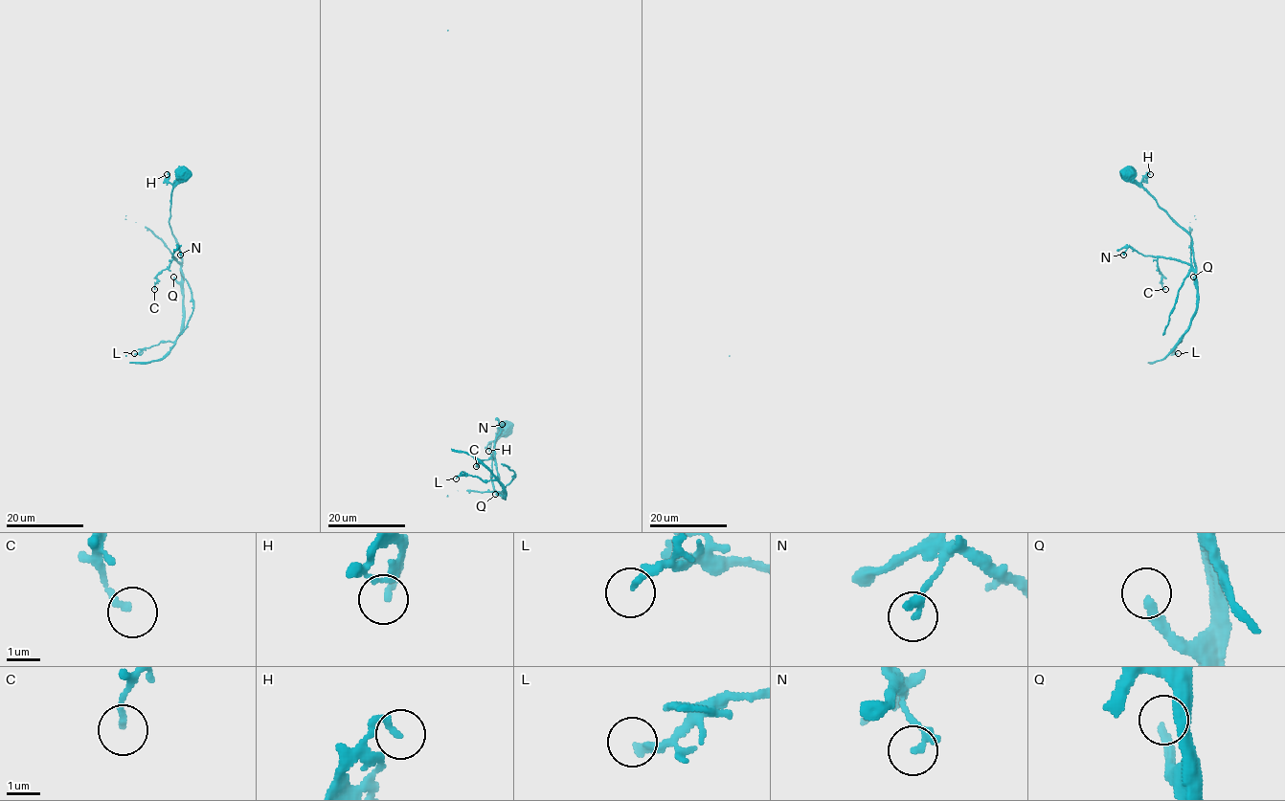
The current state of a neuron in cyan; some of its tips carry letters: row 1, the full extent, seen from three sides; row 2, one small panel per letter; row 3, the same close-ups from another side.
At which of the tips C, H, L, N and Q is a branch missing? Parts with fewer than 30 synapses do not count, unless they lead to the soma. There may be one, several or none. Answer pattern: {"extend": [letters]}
{"extend": ["Q"]}

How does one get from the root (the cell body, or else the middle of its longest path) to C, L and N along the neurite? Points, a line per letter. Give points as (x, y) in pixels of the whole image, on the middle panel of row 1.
C: (506, 431), (493, 446), (490, 474), (494, 489), (504, 495), (495, 459), (482, 459), (476, 466)
L: (506, 431), (493, 446), (490, 474), (494, 489), (505, 497), (505, 489), (496, 480), (463, 475), (456, 478)
N: (506, 431), (493, 446), (490, 474), (494, 489), (504, 495), (494, 458), (494, 439), (502, 424)

